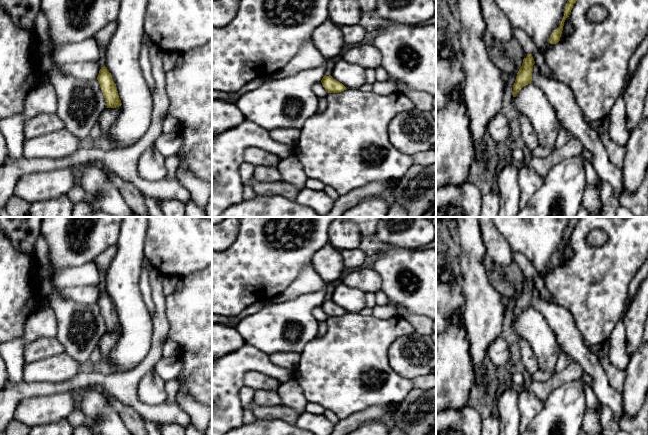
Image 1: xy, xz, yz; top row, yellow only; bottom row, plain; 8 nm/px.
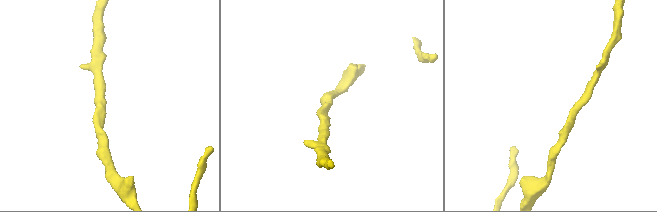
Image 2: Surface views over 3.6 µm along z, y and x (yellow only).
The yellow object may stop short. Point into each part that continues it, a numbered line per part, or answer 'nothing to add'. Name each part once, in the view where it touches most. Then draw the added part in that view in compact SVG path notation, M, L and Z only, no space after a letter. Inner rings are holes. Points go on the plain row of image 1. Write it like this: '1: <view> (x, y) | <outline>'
nothing to add

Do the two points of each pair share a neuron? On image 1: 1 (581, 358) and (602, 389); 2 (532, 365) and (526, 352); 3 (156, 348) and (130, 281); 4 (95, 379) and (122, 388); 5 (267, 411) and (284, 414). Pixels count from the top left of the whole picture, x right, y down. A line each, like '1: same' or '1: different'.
1: same
2: same
3: different
4: same
5: same

